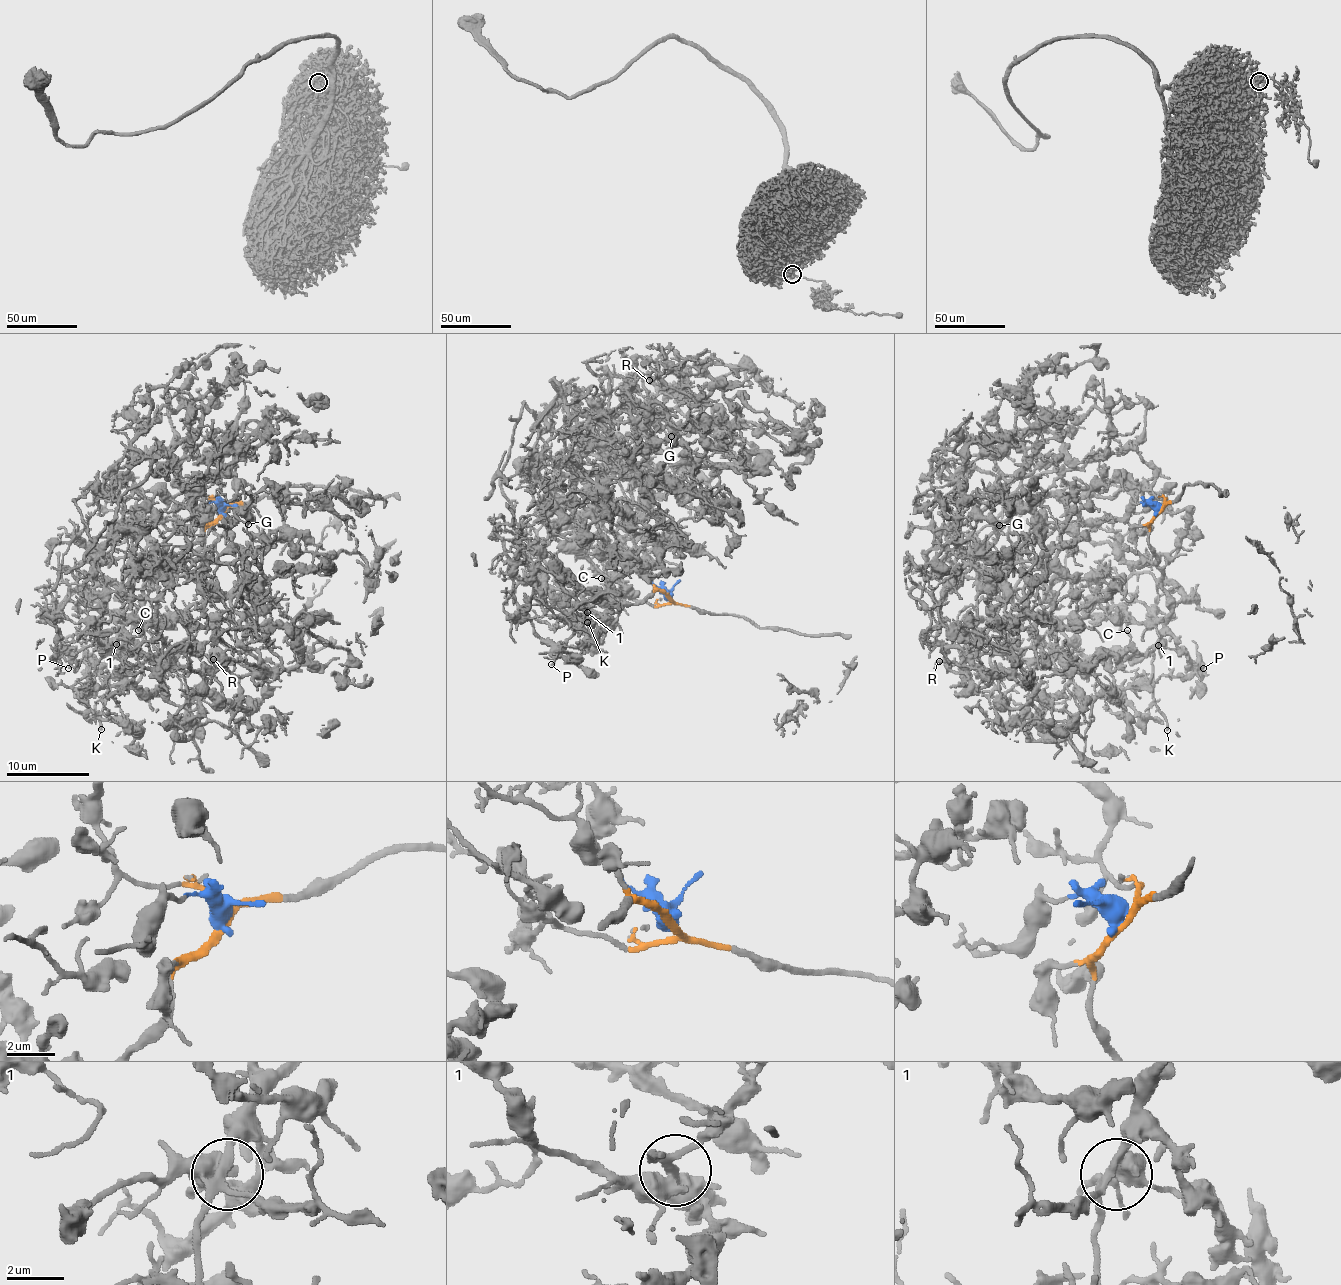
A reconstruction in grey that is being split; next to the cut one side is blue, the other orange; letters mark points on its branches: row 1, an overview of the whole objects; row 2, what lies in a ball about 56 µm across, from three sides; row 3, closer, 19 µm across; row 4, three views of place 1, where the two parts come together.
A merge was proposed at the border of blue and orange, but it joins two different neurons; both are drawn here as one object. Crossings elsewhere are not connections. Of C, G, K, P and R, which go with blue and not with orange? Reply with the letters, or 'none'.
G, R

